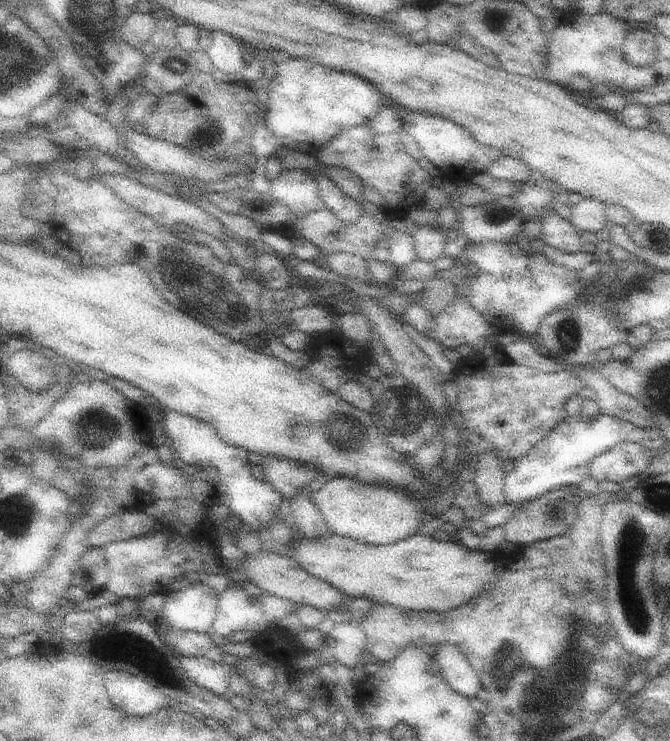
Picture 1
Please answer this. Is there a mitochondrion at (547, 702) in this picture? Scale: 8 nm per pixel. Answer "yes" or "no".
yes

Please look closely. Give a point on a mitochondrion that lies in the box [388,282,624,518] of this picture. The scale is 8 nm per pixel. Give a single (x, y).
(571, 329)

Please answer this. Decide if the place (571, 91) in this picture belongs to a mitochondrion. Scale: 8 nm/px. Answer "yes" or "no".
no

